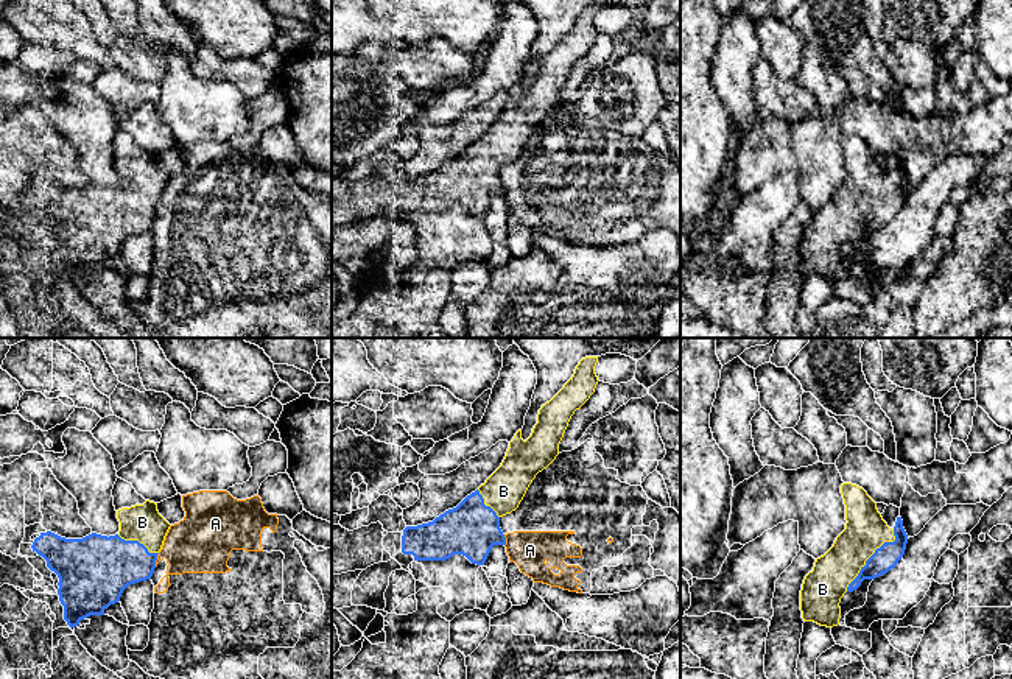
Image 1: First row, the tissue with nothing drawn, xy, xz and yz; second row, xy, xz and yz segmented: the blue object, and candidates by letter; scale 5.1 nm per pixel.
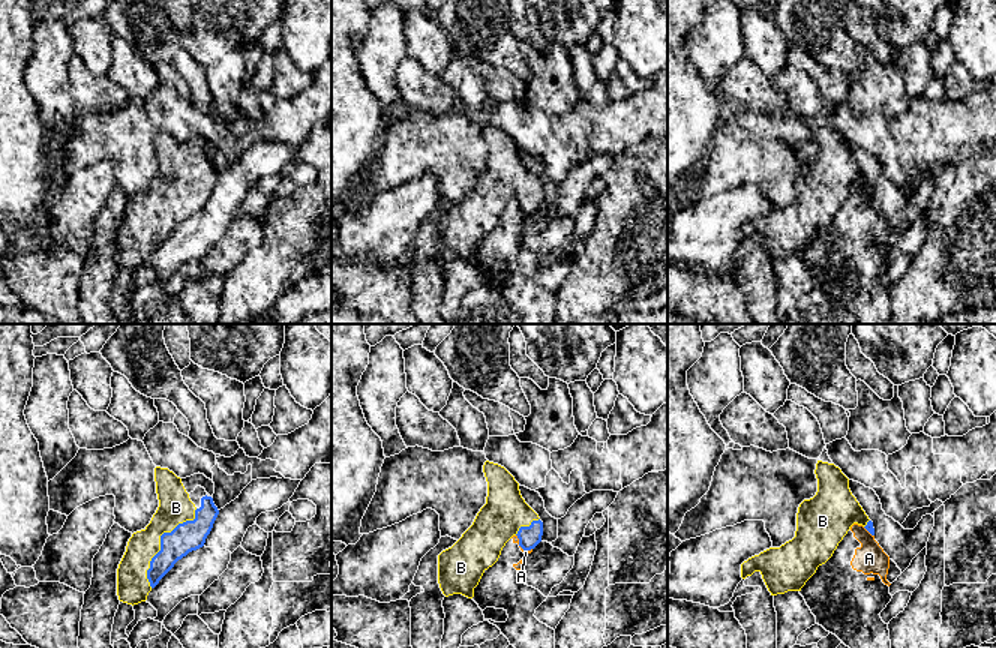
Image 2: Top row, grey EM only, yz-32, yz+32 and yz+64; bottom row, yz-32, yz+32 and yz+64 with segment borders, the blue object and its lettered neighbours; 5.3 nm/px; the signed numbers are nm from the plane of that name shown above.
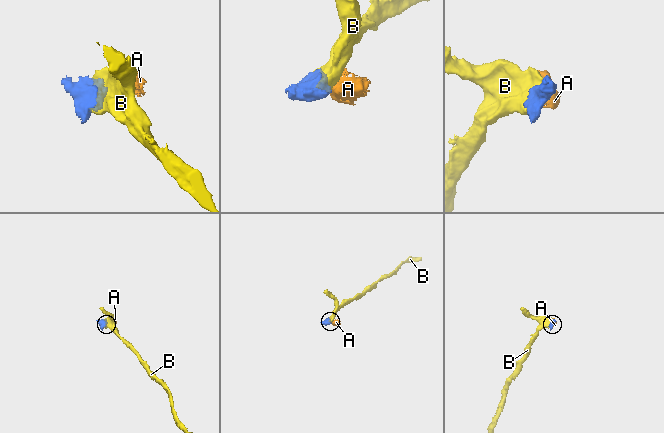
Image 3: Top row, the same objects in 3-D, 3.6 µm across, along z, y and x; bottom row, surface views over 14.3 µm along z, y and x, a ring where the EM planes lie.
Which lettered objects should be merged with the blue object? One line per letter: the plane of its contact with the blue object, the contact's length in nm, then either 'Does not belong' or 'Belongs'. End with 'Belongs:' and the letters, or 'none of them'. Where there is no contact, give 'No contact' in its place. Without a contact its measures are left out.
A: Touches blue in xy. Shared border 80 nm. Does not belong
B: Touches blue in yz. Shared border 420 nm. Belongs
Belongs: B

